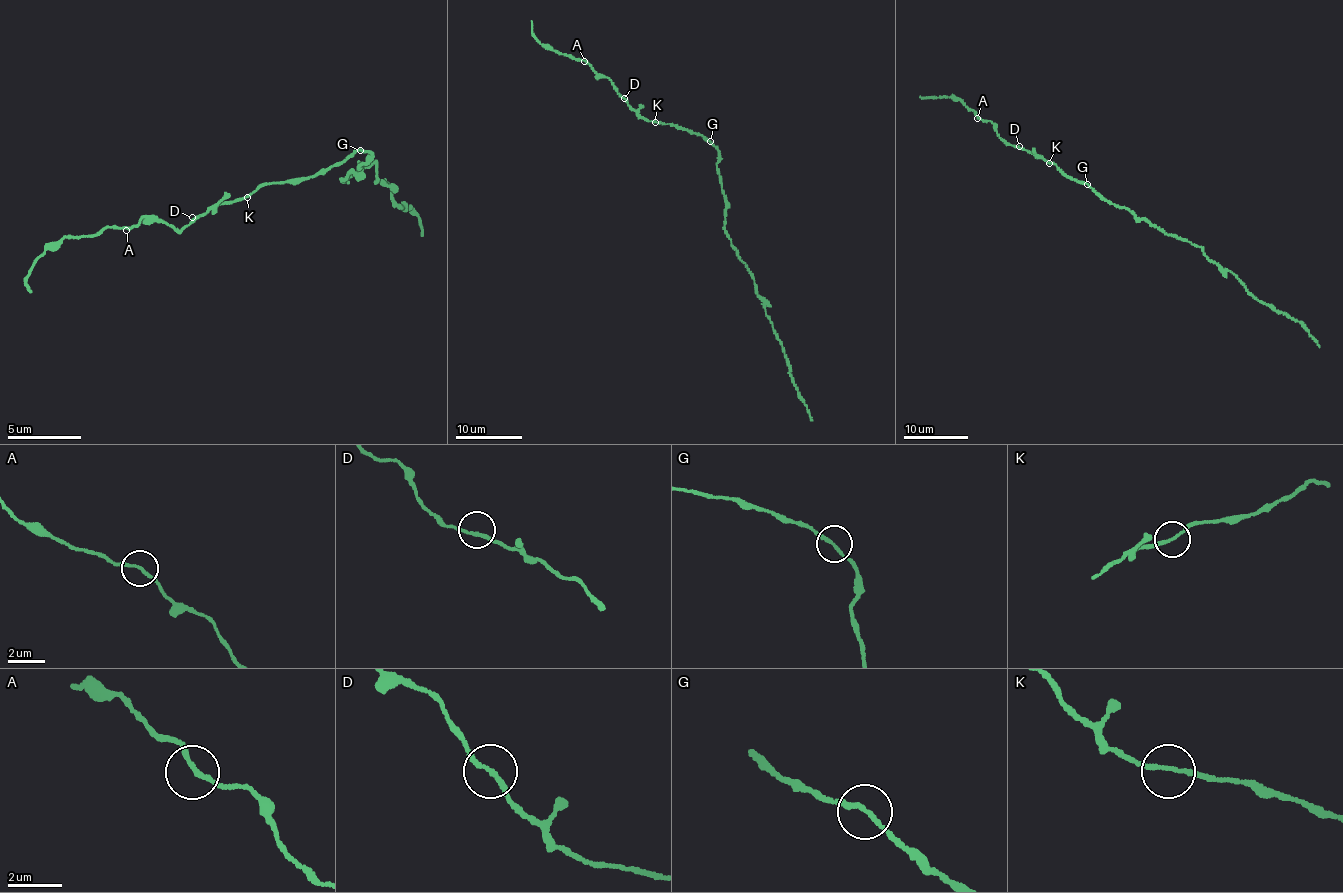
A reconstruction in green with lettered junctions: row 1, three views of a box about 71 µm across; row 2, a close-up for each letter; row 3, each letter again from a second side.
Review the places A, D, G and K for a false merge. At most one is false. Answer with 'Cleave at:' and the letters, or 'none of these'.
Cleave at: G

